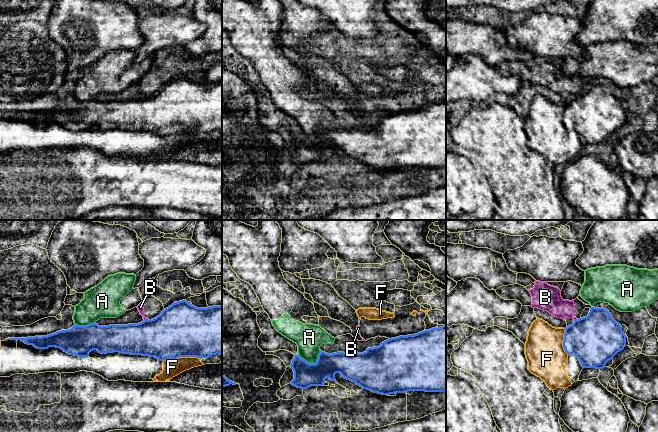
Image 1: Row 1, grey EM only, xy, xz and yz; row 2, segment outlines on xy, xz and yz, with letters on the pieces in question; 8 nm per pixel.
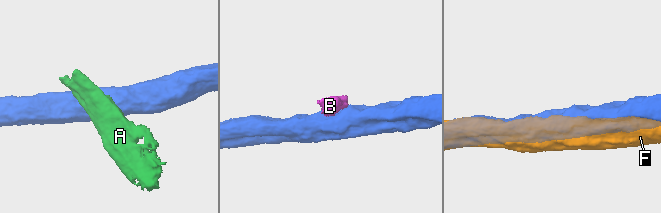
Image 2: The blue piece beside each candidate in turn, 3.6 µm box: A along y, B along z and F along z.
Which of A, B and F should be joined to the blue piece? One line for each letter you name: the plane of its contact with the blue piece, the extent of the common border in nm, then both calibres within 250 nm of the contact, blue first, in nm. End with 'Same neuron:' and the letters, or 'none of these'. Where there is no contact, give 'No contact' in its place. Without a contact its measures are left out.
Same neuron: none of these

